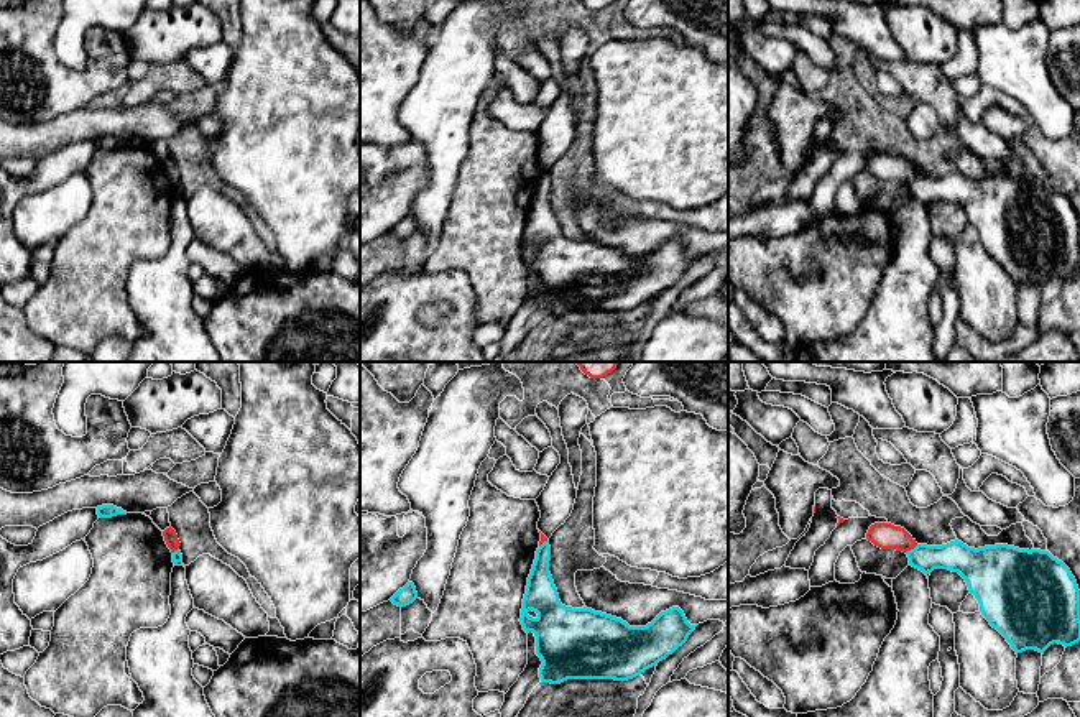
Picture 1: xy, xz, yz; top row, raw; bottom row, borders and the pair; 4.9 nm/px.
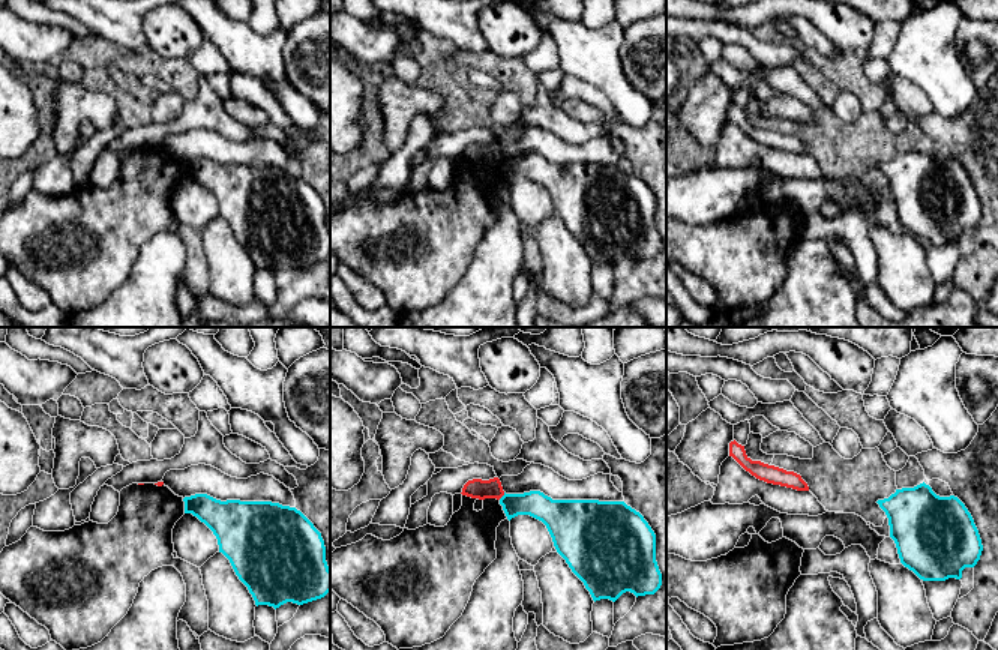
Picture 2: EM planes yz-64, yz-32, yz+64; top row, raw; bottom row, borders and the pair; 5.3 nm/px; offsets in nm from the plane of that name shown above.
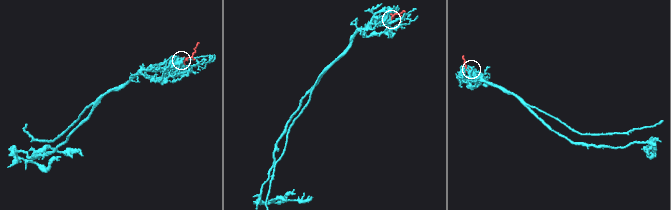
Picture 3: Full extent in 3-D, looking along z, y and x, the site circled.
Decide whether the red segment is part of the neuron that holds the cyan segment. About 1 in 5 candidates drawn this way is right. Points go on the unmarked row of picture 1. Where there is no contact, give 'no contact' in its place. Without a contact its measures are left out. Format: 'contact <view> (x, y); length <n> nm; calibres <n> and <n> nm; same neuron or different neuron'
contact yz (911, 181); length 80 nm; calibres 150 and 130 nm; different neuron

